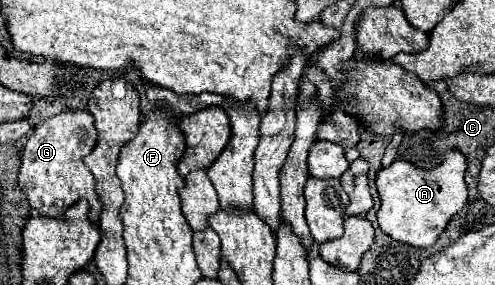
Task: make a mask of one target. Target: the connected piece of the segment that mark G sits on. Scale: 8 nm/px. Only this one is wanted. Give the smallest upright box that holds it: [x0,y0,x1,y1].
[18,111,100,223]

